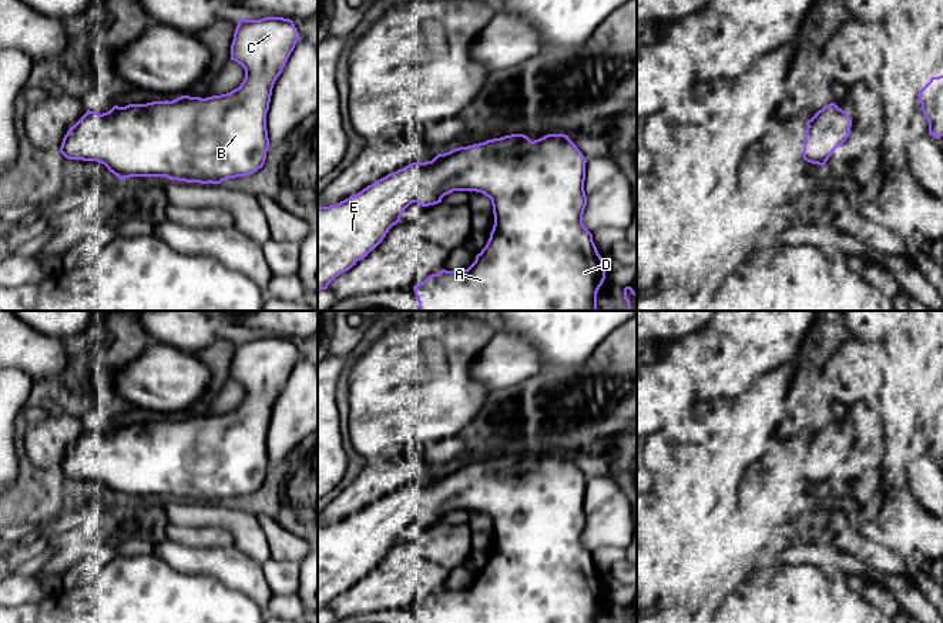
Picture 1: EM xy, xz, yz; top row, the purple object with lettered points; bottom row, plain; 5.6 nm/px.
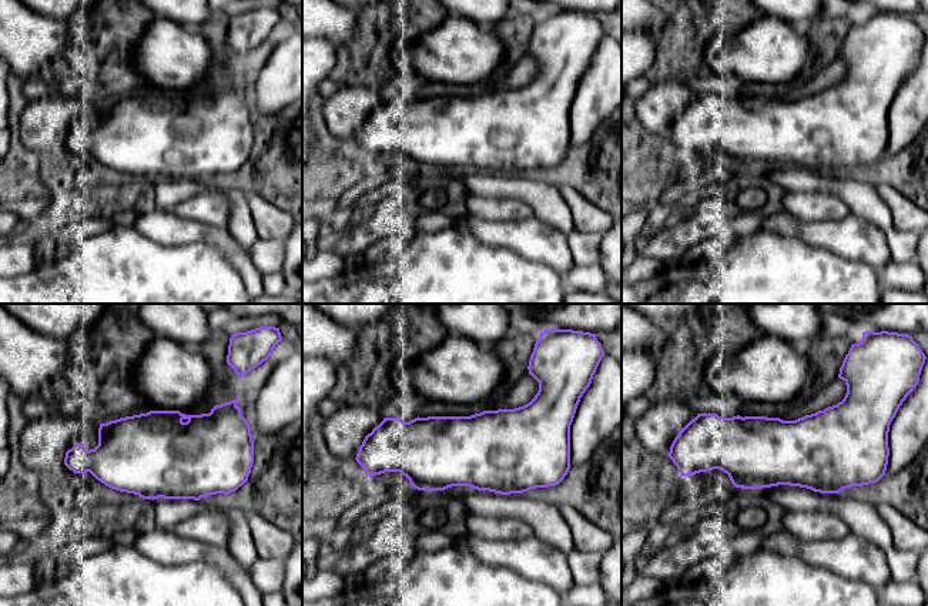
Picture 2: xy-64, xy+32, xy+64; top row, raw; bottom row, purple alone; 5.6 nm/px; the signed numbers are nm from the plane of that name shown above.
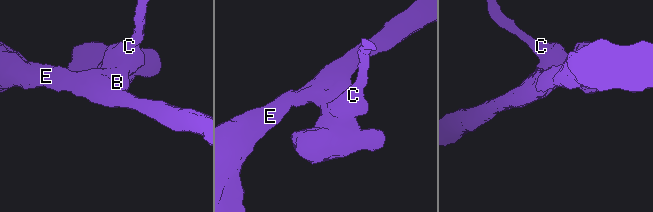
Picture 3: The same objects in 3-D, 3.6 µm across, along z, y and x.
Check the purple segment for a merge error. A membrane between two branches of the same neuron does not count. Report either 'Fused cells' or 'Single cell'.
Single cell

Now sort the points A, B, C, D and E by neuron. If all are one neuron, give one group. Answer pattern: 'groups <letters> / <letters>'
groups A B C D E

